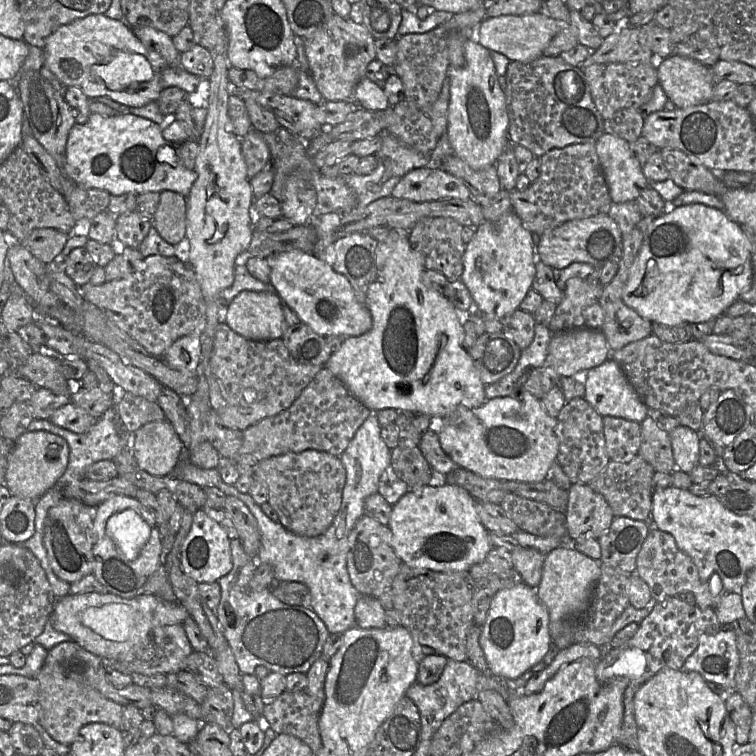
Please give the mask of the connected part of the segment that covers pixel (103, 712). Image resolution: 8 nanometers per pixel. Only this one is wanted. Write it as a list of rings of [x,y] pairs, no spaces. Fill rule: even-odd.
[[[43,666],[35,678],[40,686],[41,716],[38,723],[55,741],[70,747],[79,730],[89,723],[104,723],[122,728],[123,706],[103,696],[91,686],[53,671],[49,666]]]

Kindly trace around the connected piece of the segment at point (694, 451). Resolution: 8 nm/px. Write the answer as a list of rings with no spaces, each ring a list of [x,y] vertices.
[[[679,425],[669,436],[676,469],[689,474],[699,465],[700,433]]]

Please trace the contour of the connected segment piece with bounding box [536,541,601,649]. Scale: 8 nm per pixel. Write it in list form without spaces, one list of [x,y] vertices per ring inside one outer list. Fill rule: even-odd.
[[[570,544],[554,548],[544,557],[542,578],[536,589],[540,602],[547,608],[550,618],[551,642],[559,649],[568,647],[572,637],[567,619],[576,611],[587,608],[592,590],[601,576],[601,564]]]

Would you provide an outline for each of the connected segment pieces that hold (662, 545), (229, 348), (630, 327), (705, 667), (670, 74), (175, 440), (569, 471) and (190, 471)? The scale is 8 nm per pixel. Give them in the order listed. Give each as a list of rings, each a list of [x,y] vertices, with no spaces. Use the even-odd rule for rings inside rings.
[[[651,528],[636,559],[636,573],[650,588],[656,602],[677,596],[681,592],[692,592],[696,605],[700,609],[715,608],[723,595],[712,594],[709,583],[701,580],[699,571],[693,560],[682,551],[674,538],[658,529]]]
[[[222,320],[216,328],[209,363],[210,406],[224,427],[244,431],[289,408],[315,378],[320,367],[297,362],[282,338],[249,340],[237,334]]]
[[[638,227],[633,228],[629,233],[623,236],[622,255],[618,271],[611,283],[604,287],[600,298],[600,305],[604,313],[604,322],[600,331],[605,336],[611,352],[618,351],[626,345],[642,340],[652,334],[652,323],[642,318],[622,300],[622,291],[628,280],[632,264],[641,248],[643,237],[644,234]]]
[[[723,627],[713,635],[702,635],[695,651],[686,660],[683,669],[695,671],[708,682],[719,684],[727,693],[737,691],[736,673],[739,652],[736,633]]]
[[[672,54],[656,63],[659,85],[679,108],[702,105],[712,98],[715,83],[710,67]]]
[[[166,419],[147,423],[133,434],[137,467],[150,475],[172,474],[185,456],[185,445]]]
[[[583,397],[566,402],[557,417],[556,434],[559,441],[557,462],[572,483],[588,484],[607,467],[610,459],[606,451],[603,417]]]
[[[375,413],[369,415],[355,432],[347,448],[341,454],[341,461],[346,471],[346,482],[342,492],[342,501],[340,508],[334,518],[331,526],[325,533],[317,537],[303,537],[287,530],[280,522],[272,521],[258,505],[249,493],[239,492],[234,485],[228,485],[223,482],[219,468],[201,469],[189,463],[182,463],[179,469],[178,478],[201,486],[216,486],[227,496],[239,498],[251,511],[257,520],[261,536],[260,550],[257,556],[258,564],[268,564],[273,571],[274,581],[280,582],[298,582],[304,584],[310,592],[311,608],[324,622],[330,634],[344,633],[355,625],[354,609],[361,597],[359,591],[353,586],[348,568],[347,554],[349,550],[349,536],[359,518],[365,515],[364,503],[368,496],[378,493],[379,482],[382,475],[391,470],[391,449],[387,446],[381,436],[381,427],[378,417]]]

